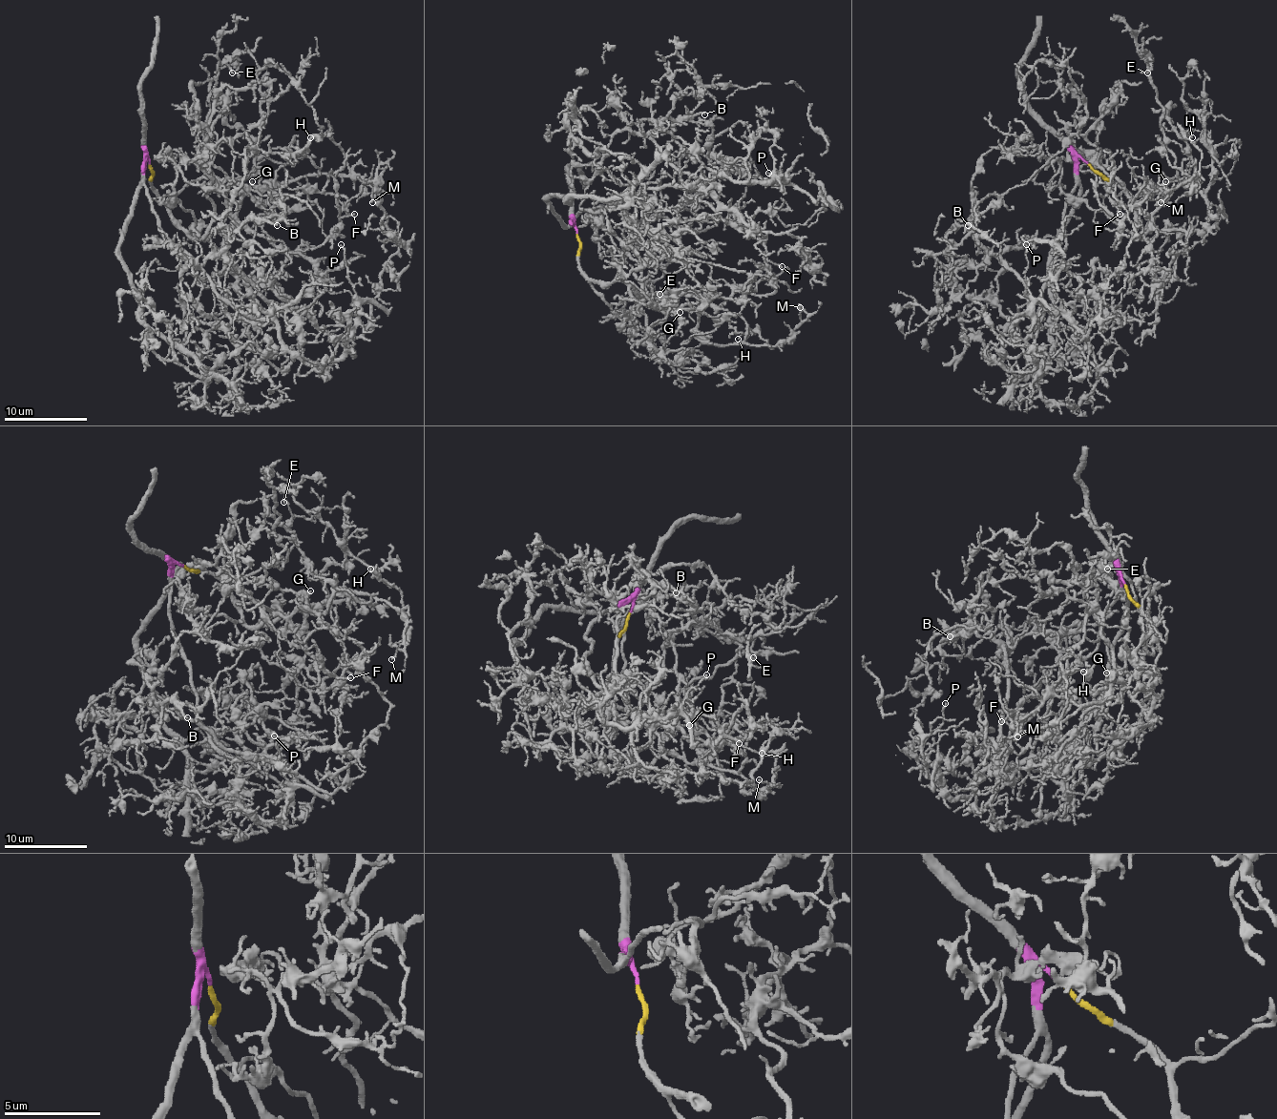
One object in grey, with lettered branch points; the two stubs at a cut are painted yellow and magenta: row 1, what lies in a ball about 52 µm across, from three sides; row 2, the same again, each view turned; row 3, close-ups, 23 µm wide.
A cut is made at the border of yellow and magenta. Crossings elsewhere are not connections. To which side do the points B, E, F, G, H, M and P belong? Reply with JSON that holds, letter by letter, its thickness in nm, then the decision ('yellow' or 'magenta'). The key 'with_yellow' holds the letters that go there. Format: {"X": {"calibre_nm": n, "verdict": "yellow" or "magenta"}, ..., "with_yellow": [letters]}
{"B": {"calibre_nm": 180, "verdict": "magenta"}, "E": {"calibre_nm": 170, "verdict": "yellow"}, "F": {"calibre_nm": 130, "verdict": "yellow"}, "G": {"calibre_nm": 150, "verdict": "yellow"}, "H": {"calibre_nm": 140, "verdict": "yellow"}, "M": {"calibre_nm": 130, "verdict": "yellow"}, "P": {"calibre_nm": 150, "verdict": "magenta"}, "with_yellow": ["E", "F", "G", "H", "M"]}

